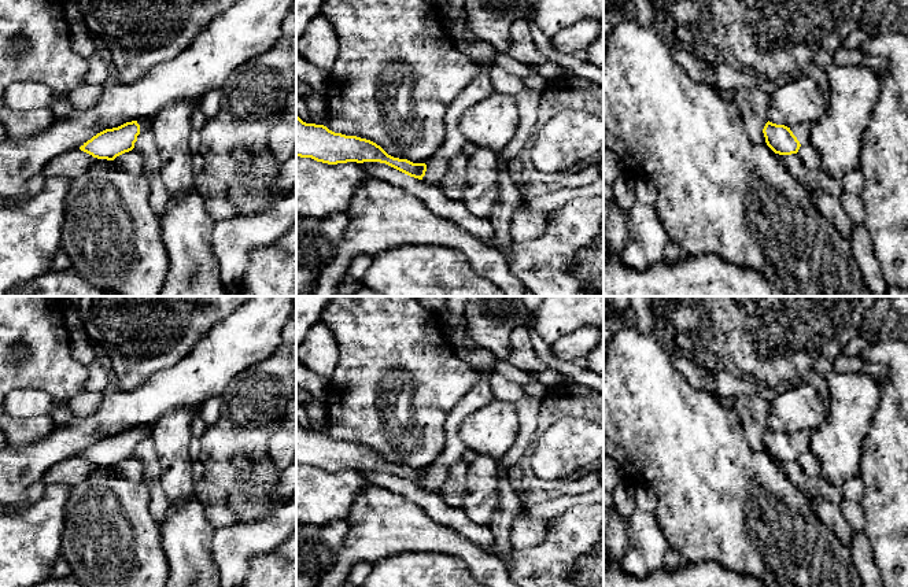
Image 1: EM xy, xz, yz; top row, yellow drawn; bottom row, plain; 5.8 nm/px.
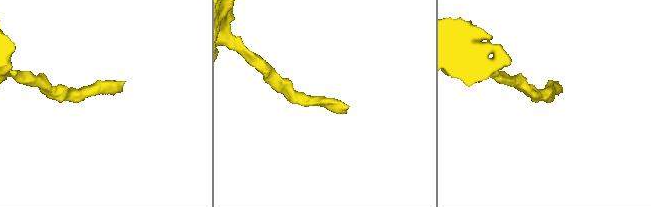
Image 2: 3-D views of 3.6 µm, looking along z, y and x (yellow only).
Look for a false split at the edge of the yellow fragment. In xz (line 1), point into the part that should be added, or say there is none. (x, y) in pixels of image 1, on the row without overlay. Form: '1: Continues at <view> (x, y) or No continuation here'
1: No continuation here

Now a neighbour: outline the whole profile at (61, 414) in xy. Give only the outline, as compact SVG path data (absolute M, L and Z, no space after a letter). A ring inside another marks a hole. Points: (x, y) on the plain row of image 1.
M55 400L49 418L56 425L63 425L70 422L75 416L67 407L66 403Z

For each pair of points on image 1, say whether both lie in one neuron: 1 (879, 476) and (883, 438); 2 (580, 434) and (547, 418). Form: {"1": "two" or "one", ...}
{"1": "one", "2": "two"}

